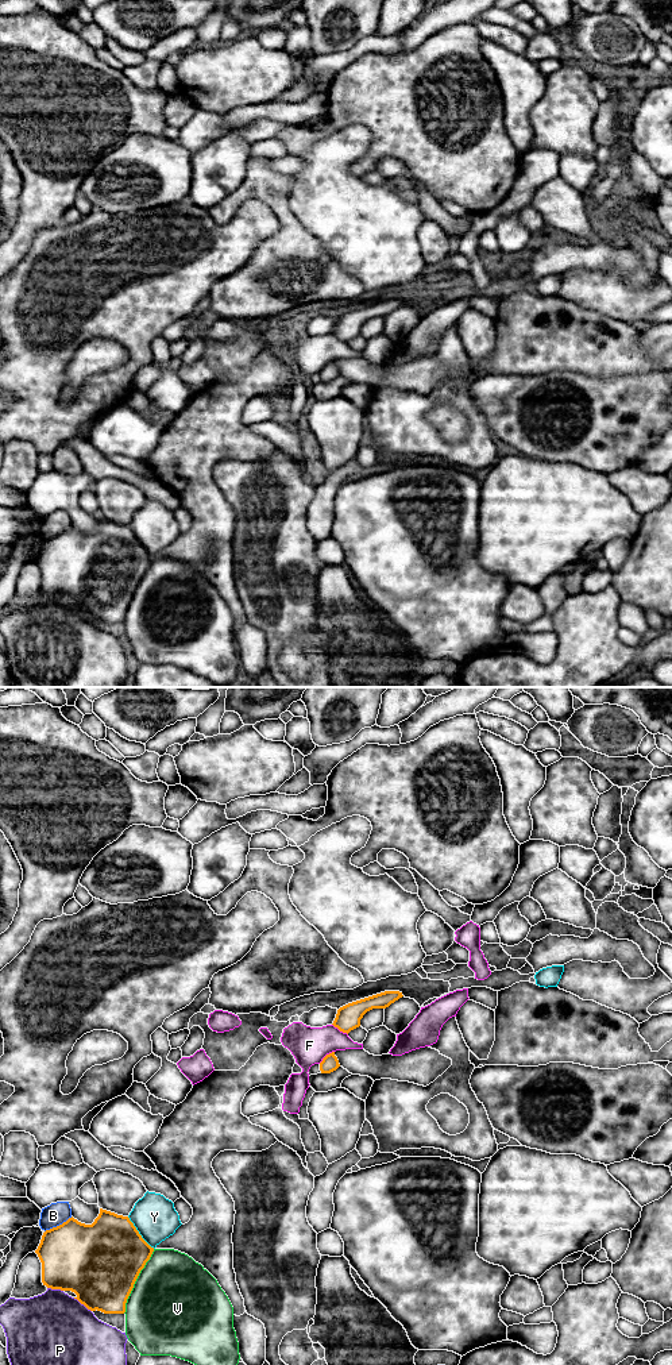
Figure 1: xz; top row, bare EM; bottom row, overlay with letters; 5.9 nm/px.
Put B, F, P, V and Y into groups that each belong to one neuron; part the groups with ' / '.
B / F / P / V / Y

